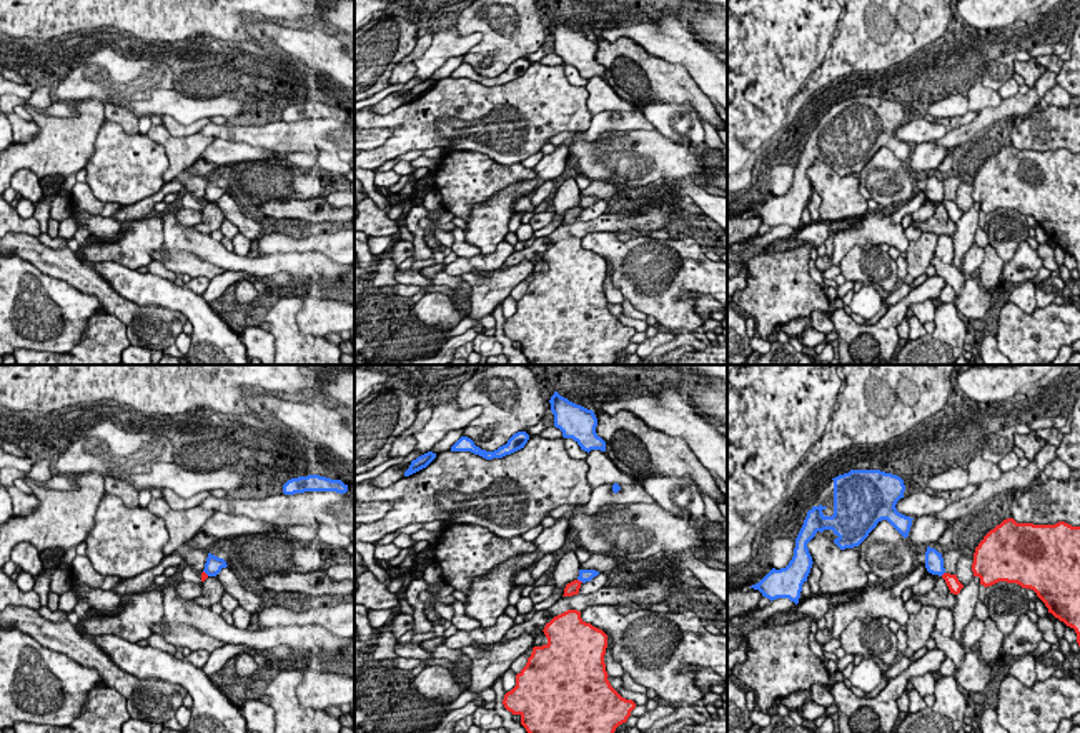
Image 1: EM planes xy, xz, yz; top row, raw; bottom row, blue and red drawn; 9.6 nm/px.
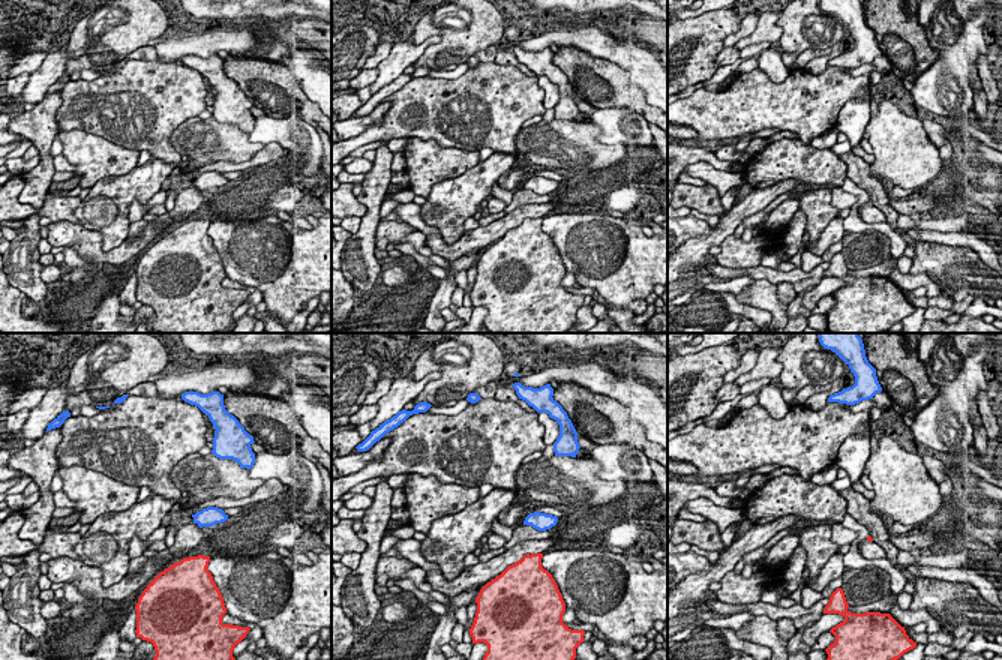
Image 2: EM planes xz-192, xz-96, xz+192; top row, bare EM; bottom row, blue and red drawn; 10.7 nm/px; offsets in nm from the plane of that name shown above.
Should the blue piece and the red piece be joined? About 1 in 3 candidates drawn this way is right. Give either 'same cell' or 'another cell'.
another cell

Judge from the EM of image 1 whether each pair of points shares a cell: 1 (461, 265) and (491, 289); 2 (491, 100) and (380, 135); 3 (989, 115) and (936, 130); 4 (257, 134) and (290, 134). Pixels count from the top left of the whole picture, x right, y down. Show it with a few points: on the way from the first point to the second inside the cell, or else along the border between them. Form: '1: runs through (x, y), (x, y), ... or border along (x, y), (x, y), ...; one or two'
1: border along (471, 272), (461, 275); two
2: border along (390, 129), (390, 135), (371, 150); two
3: border along (949, 130), (934, 140); two
4: runs through (265, 134), (282, 134); one

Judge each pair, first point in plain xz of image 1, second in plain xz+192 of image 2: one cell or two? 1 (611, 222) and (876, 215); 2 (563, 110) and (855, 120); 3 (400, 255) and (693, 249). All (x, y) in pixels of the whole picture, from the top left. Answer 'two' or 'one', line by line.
1: two
2: two
3: two

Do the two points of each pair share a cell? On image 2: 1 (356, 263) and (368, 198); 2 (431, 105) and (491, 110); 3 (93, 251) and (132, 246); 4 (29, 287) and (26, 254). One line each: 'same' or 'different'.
1: same
2: same
3: same
4: same

